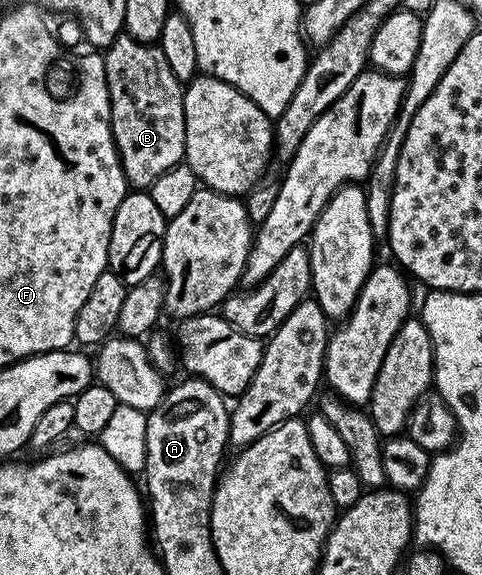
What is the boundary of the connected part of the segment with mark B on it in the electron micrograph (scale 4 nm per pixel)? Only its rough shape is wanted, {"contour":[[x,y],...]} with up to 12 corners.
{"contour":[[162,47],[105,54],[110,131],[131,187],[186,157],[184,86]]}

